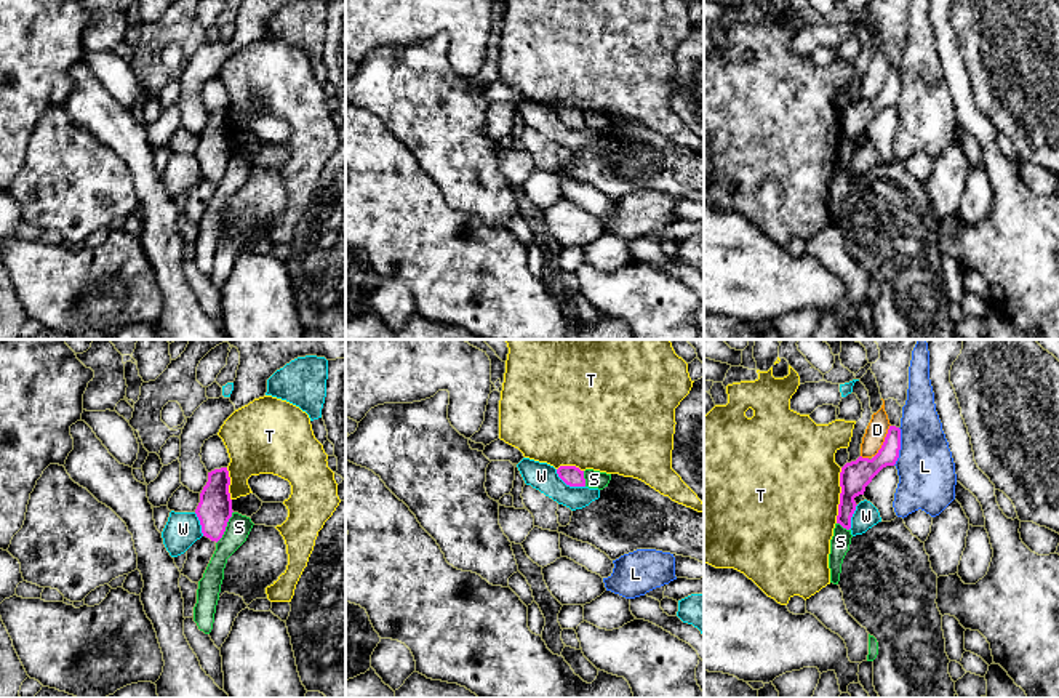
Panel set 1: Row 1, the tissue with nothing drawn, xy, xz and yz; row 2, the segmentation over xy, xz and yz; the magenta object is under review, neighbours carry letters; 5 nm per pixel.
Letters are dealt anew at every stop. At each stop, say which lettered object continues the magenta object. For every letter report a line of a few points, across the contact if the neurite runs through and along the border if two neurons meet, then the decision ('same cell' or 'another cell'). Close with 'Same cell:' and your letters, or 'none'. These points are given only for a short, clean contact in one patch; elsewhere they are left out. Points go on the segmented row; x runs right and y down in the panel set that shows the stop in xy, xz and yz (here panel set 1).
D: line yz (890, 425), (885, 441), (874, 457); another cell
L: line yz (899, 428), (899, 457), (893, 465); another cell
S: line xy (232, 511), (226, 530), (216, 543); another cell
T: line yz (842, 468), (840, 503), (835, 522); another cell
W: another cell
Same cell: none

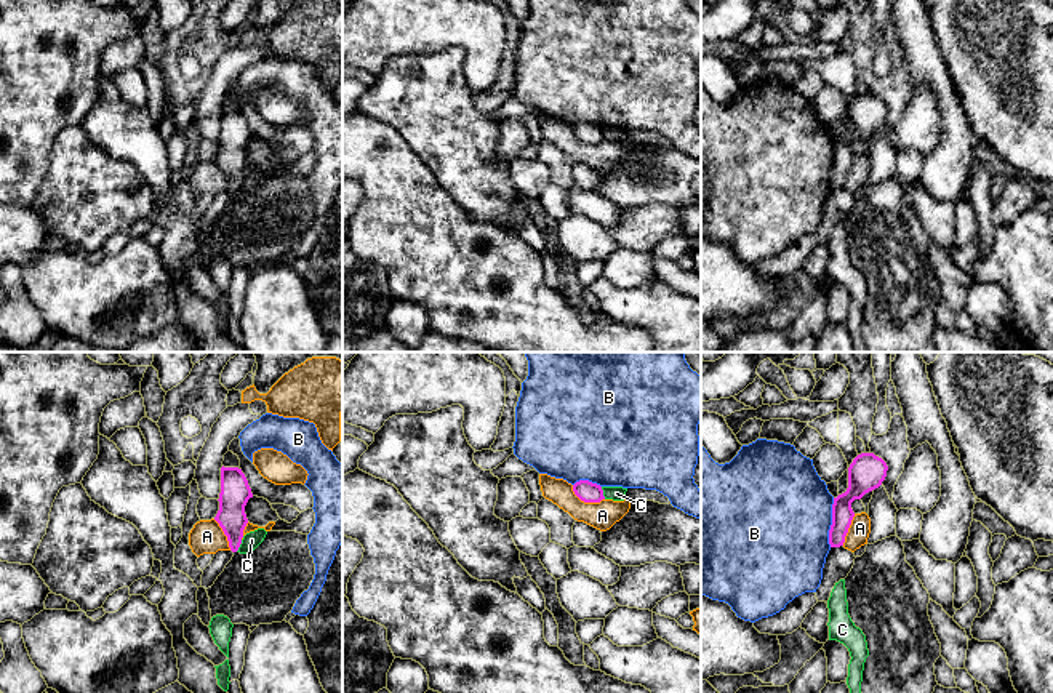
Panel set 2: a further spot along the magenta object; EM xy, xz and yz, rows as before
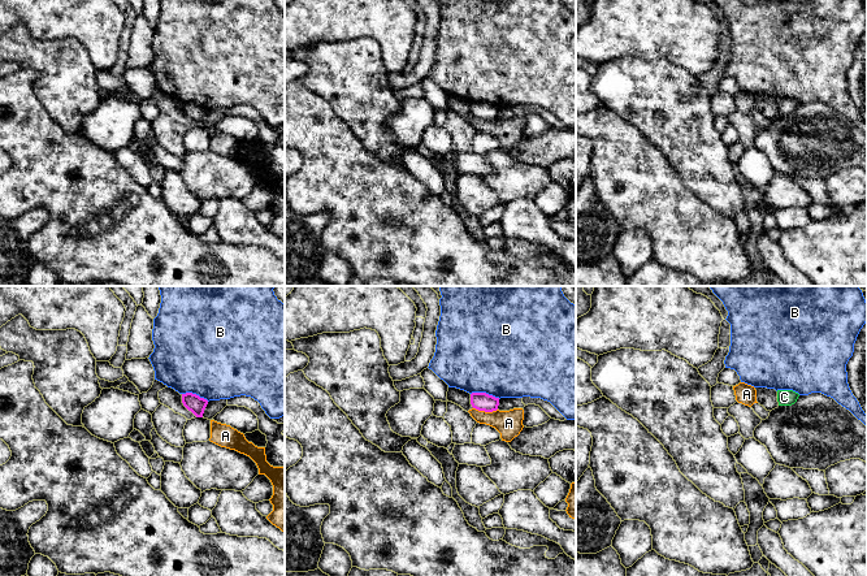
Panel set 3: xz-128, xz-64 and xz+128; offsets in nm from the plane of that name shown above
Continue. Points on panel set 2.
A: another cell
B: line yz (834, 498), (829, 546); another cell
C: line xy (242, 540), (236, 551); another cell
Same cell: none

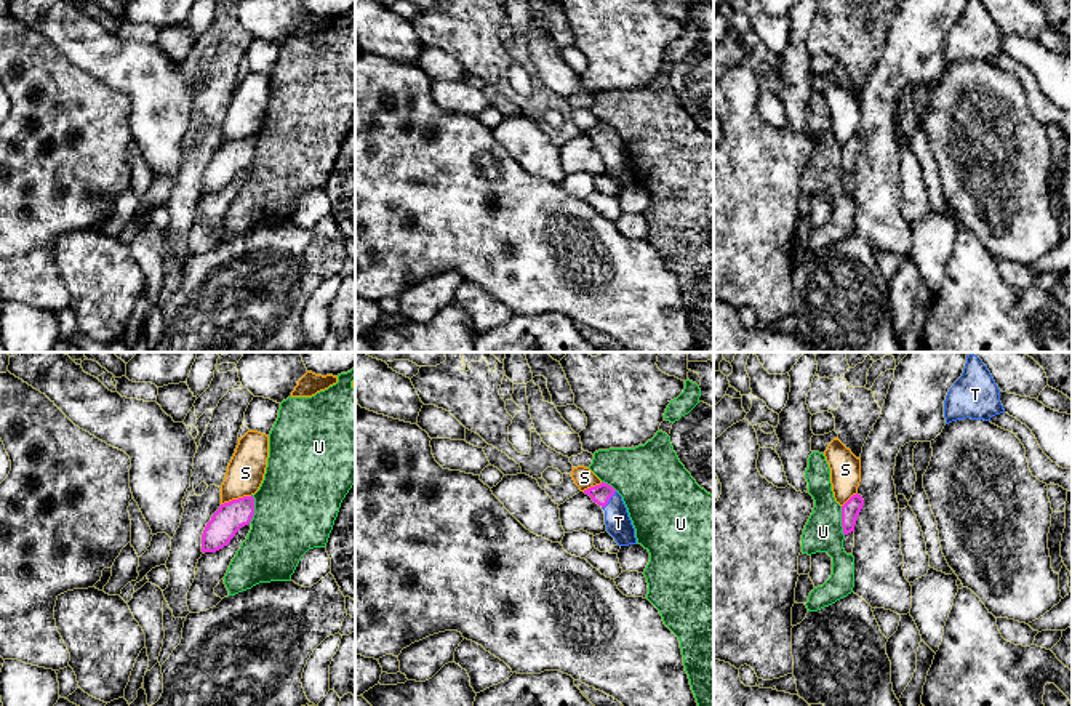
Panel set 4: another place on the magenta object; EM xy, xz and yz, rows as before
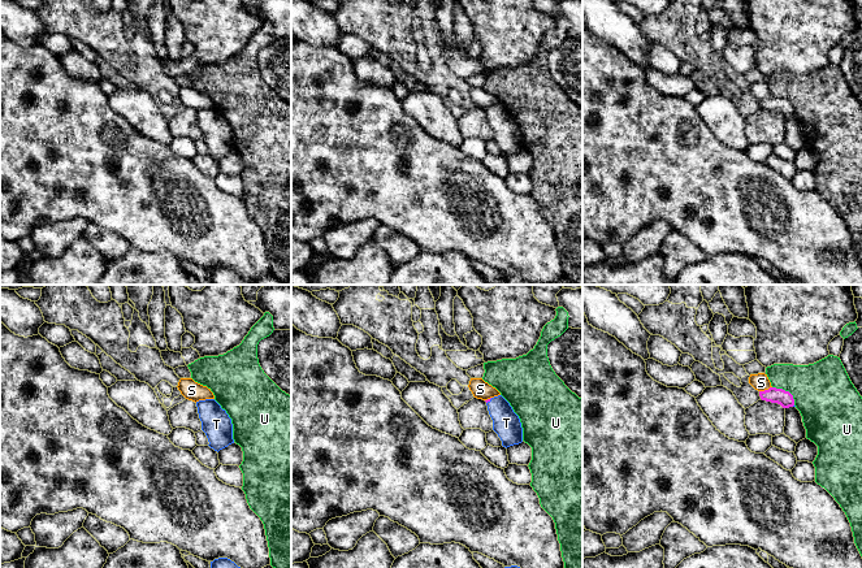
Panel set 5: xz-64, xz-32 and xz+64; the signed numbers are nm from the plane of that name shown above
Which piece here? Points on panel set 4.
S: line xy (250, 495), (232, 498), (221, 505); another cell
T: line xz (600, 493), (608, 500), (615, 508), (618, 522); same cell
U: another cell
Same cell: T

